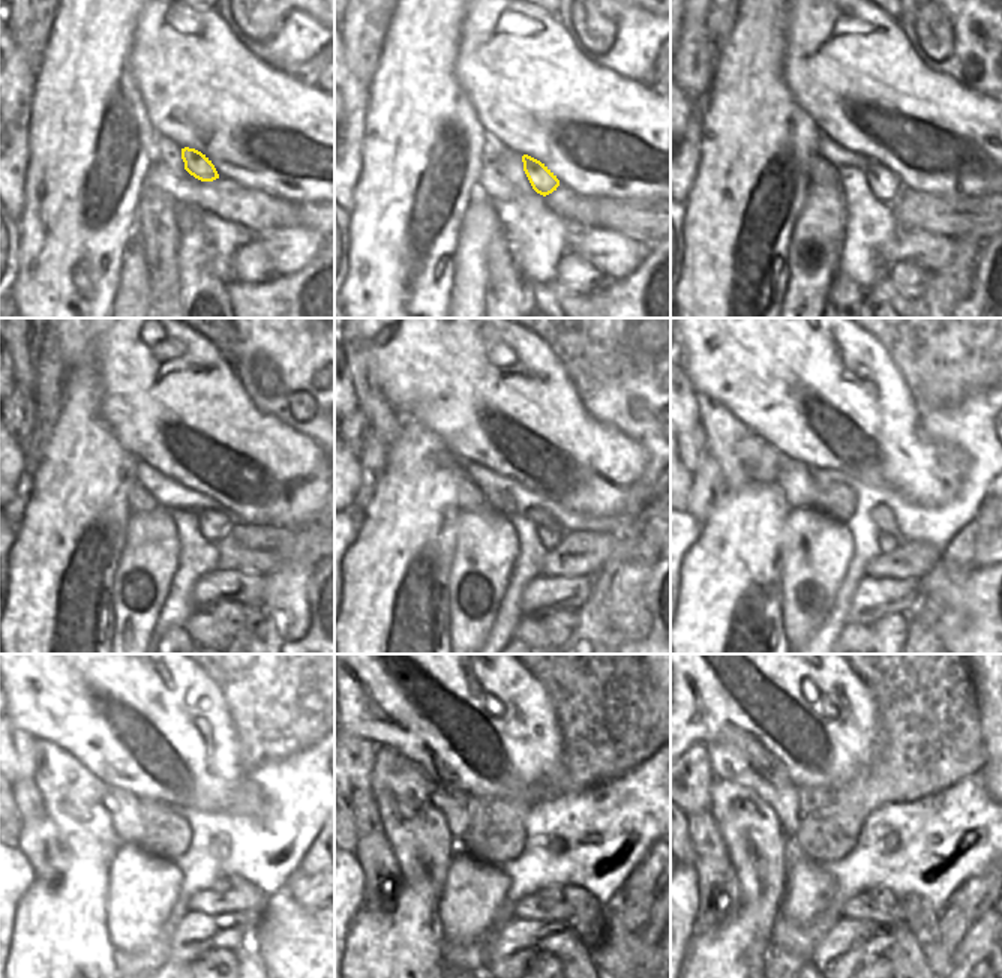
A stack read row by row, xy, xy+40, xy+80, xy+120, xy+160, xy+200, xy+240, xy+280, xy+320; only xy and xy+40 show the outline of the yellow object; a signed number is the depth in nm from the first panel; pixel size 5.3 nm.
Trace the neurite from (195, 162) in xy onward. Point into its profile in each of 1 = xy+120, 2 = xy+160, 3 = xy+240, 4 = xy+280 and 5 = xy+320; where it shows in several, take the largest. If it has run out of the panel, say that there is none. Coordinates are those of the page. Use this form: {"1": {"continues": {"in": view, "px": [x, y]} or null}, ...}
{"1": {"continues": {"in": "xy+120", "px": [213, 524]}}, "2": {"continues": {"in": "xy+160", "px": [551, 537]}}, "3": {"continues": {"in": "xy+240", "px": [221, 885]}}, "4": {"continues": {"in": "xy+280", "px": [555, 893]}}, "5": {"continues": {"in": "xy+320", "px": [885, 897]}}}

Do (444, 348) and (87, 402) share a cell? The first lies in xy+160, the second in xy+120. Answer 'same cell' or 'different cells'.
different cells

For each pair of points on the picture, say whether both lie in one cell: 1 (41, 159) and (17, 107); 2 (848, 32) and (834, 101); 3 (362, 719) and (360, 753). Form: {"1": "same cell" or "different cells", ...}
{"1": "different cells", "2": "same cell", "3": "different cells"}

